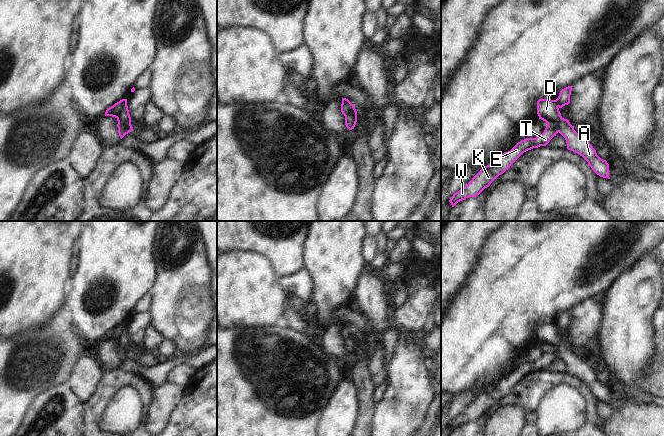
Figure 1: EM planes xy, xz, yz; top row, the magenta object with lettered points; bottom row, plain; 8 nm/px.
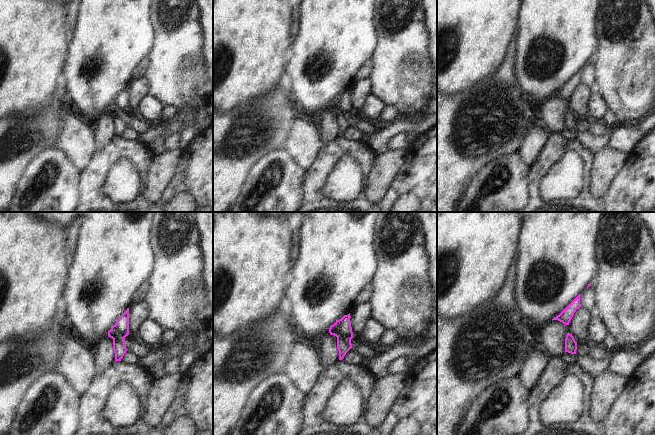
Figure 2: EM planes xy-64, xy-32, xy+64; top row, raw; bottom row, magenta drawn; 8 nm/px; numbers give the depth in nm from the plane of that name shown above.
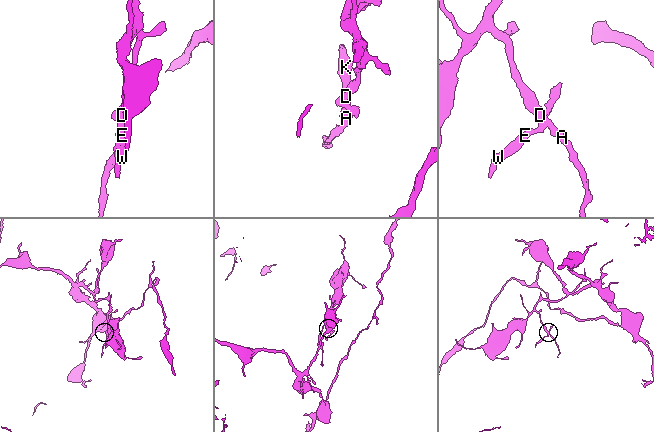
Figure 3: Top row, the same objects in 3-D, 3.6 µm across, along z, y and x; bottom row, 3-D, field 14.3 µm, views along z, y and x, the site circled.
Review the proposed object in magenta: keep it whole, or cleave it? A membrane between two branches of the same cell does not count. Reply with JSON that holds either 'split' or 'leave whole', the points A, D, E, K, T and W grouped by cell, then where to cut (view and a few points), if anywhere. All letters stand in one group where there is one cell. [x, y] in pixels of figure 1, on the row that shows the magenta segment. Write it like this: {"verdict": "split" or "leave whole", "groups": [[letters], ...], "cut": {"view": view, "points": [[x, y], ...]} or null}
{"verdict": "split", "groups": [["A", "D"], ["E", "K", "T", "W"]], "cut": {"view": "xy", "points": [[126, 102], [117, 118]]}}

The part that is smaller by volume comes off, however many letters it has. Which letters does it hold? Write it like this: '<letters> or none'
E, K, T, W

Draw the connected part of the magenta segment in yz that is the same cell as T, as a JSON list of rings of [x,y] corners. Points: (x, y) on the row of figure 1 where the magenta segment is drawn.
[[[547,124],[544,132],[536,138],[526,138],[518,142],[510,151],[504,152],[496,161],[483,167],[472,180],[458,192],[454,193],[449,202],[454,207],[458,202],[469,197],[476,197],[526,151],[546,146],[558,133],[557,127]]]

